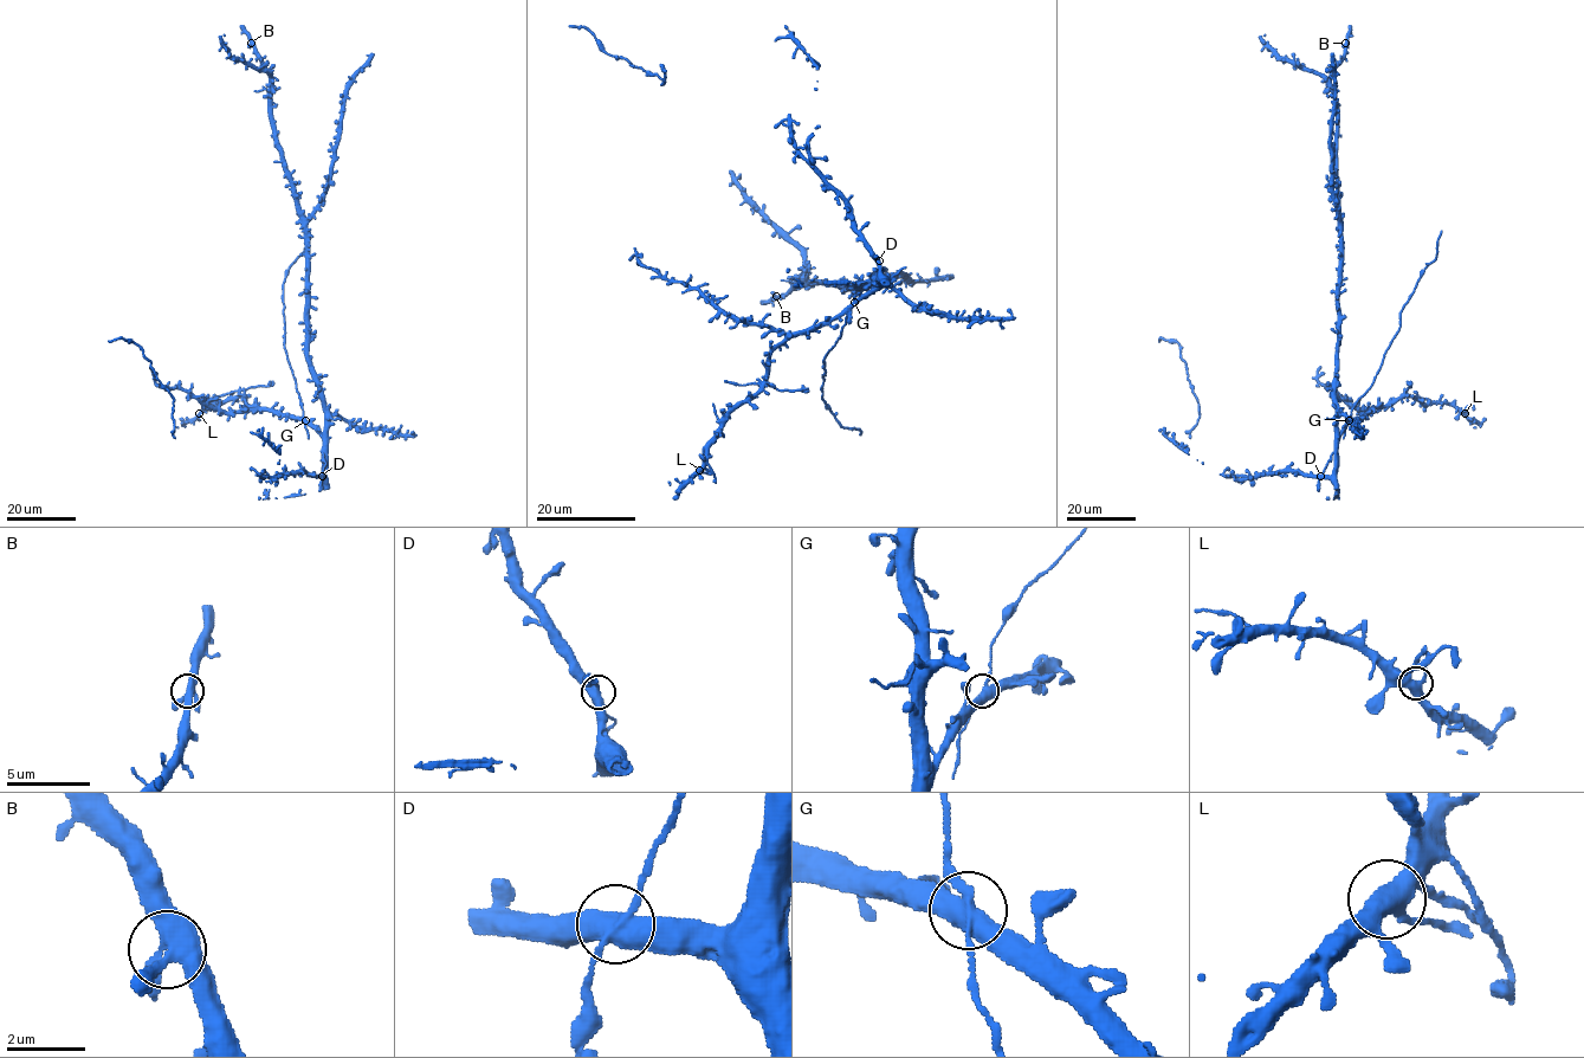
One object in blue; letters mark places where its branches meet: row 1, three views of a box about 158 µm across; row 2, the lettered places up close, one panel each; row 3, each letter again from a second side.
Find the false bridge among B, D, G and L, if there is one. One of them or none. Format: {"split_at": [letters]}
{"split_at": []}

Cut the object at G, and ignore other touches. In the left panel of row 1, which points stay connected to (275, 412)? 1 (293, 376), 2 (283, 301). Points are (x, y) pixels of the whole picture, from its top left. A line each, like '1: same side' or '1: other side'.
1: other side
2: other side

